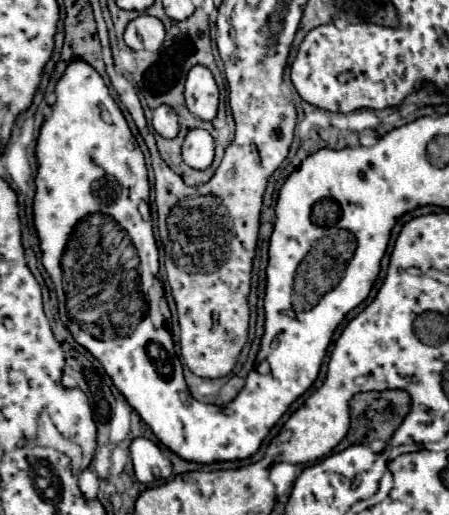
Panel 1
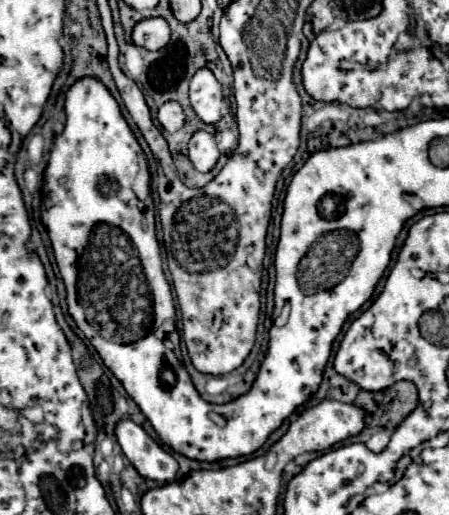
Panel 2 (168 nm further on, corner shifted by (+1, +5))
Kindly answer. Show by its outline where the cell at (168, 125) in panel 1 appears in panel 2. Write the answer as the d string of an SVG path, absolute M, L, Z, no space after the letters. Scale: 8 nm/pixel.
M176 101L164 103L164 105L158 109L158 121L160 121L160 125L162 125L168 133L178 131L178 129L184 125L182 107L180 107Z

